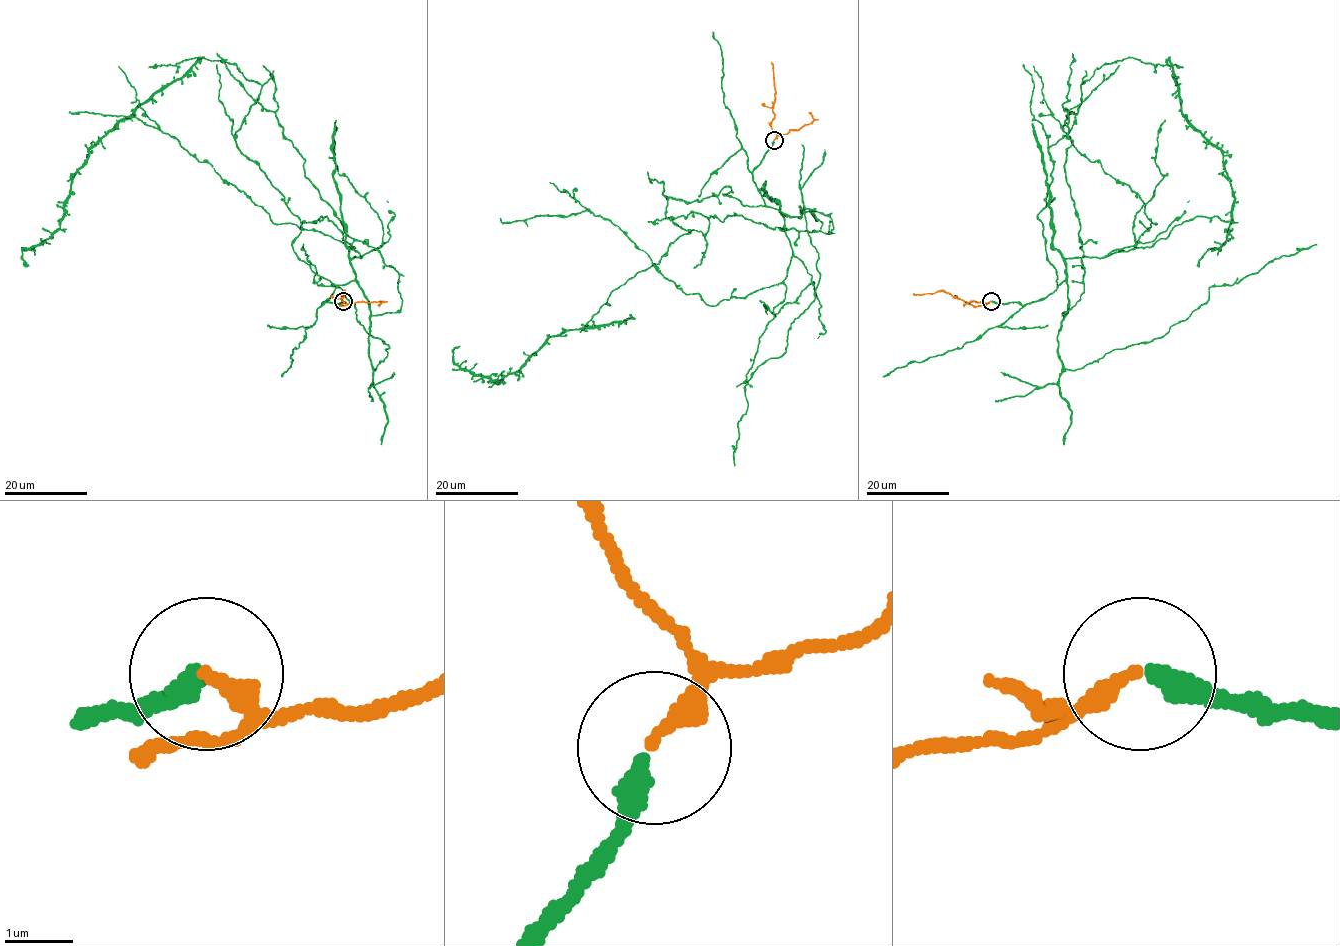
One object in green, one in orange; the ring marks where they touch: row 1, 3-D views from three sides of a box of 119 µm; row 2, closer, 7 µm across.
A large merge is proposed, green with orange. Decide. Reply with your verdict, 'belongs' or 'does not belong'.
belongs

